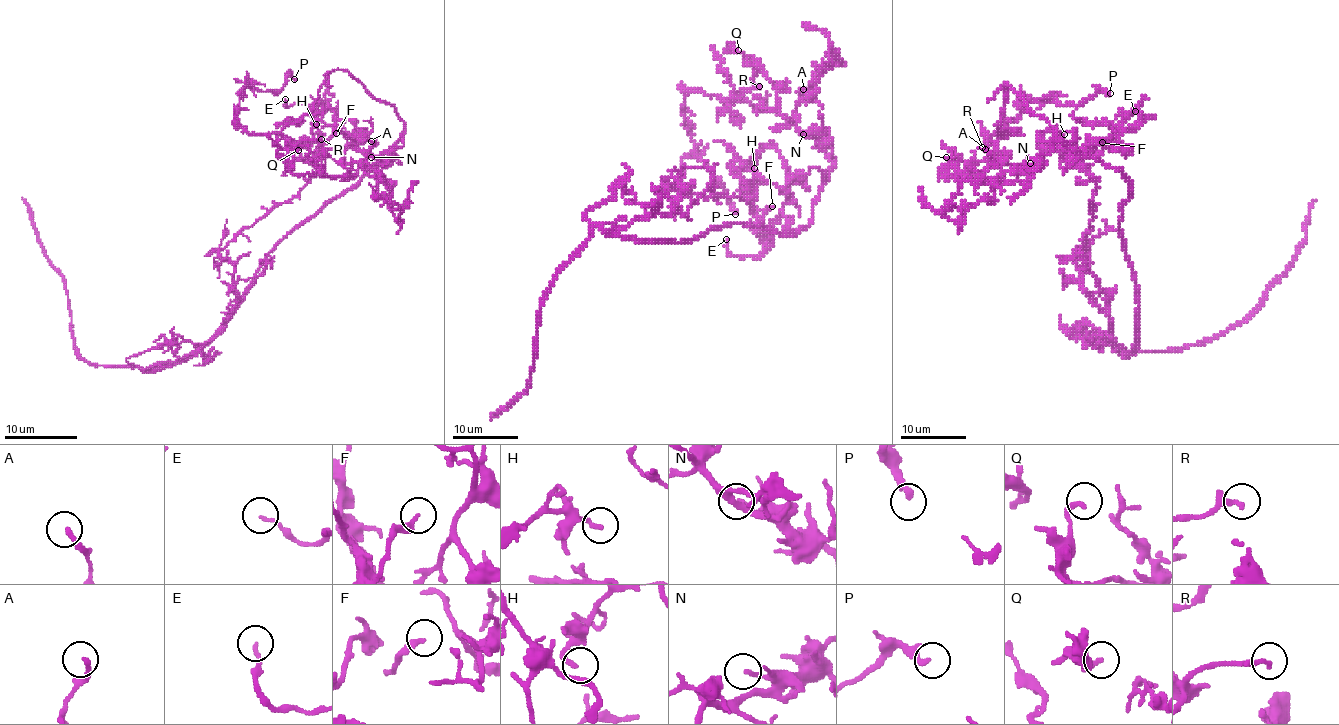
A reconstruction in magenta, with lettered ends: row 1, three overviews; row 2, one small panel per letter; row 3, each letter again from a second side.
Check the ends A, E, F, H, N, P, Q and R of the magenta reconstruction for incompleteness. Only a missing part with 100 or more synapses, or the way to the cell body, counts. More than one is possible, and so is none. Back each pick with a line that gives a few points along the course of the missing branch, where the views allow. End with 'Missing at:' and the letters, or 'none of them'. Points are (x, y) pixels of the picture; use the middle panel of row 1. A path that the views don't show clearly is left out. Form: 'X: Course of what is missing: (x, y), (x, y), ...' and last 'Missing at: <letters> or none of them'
Missing at: none of them

